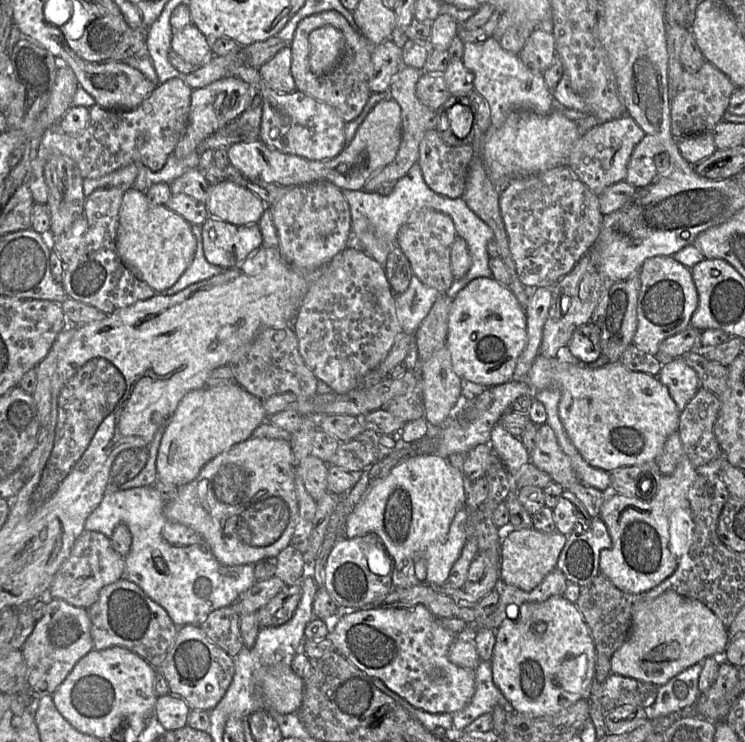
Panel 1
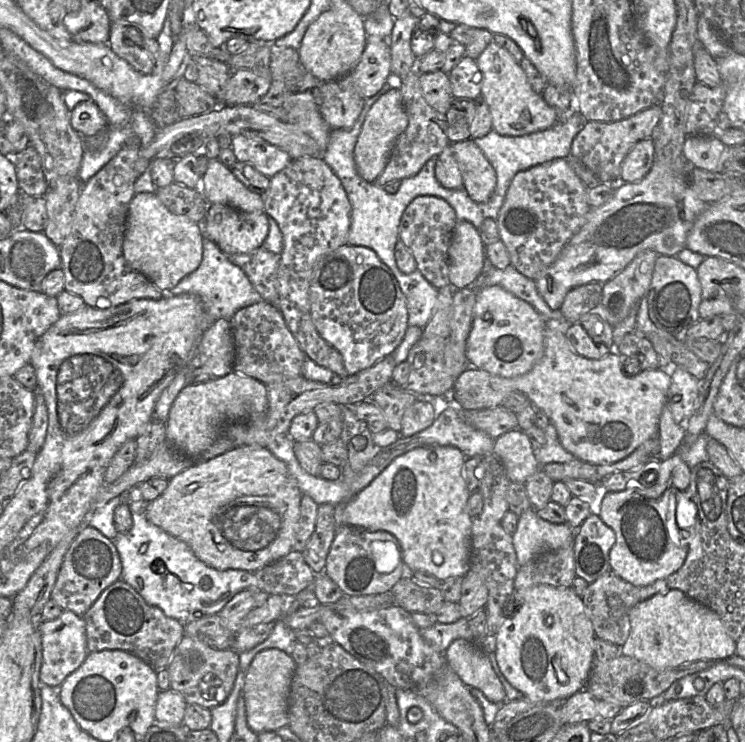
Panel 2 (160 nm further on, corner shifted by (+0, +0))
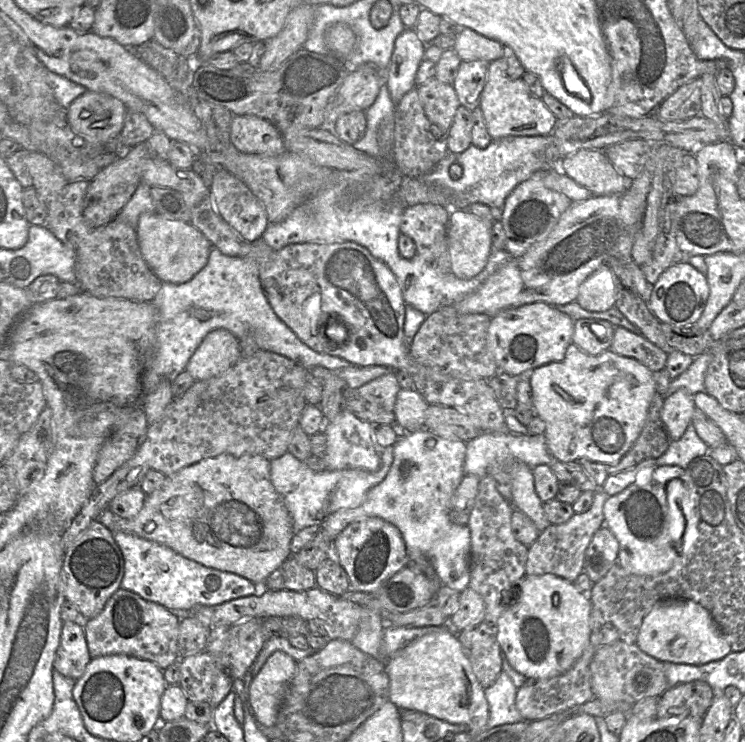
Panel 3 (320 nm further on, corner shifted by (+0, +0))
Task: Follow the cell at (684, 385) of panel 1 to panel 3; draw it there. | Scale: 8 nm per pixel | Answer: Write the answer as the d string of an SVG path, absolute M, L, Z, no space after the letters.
M684 389L665 396L661 418L672 441L683 436L692 422L695 409L693 396Z

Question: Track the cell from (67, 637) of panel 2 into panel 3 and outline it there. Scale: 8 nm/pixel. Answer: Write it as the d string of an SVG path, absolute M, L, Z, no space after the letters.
M63 622L53 669L66 677L77 680L83 675L91 659L83 622Z

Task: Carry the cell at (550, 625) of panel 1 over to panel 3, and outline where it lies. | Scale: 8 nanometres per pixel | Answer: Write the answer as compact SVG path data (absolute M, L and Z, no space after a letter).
M553 574L544 575L524 575L524 577L511 589L508 589L504 593L504 597L509 597L509 603L505 604L505 609L501 613L497 622L496 639L501 648L502 653L505 655L510 666L525 676L526 678L547 679L560 675L567 671L575 661L581 656L584 649L590 644L590 613L592 604L588 597L588 594L580 592L574 583L569 582L563 578L560 578Z

